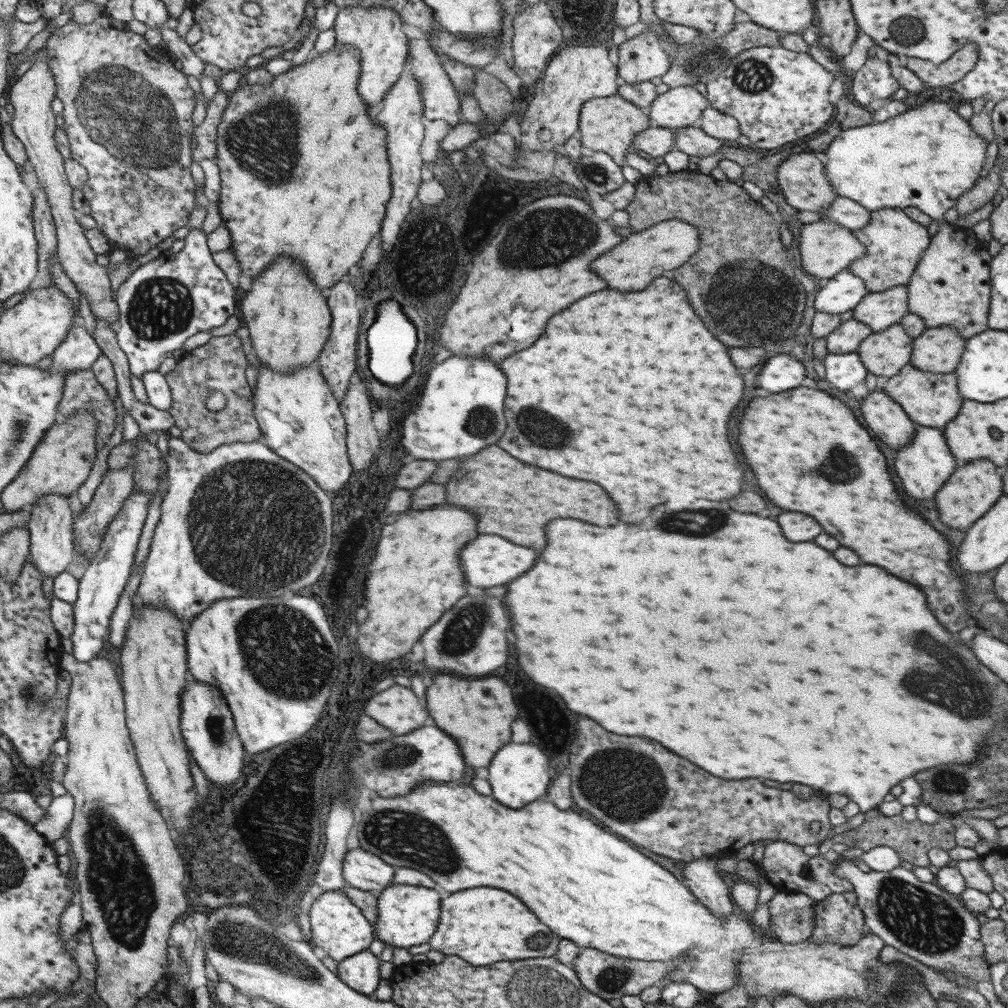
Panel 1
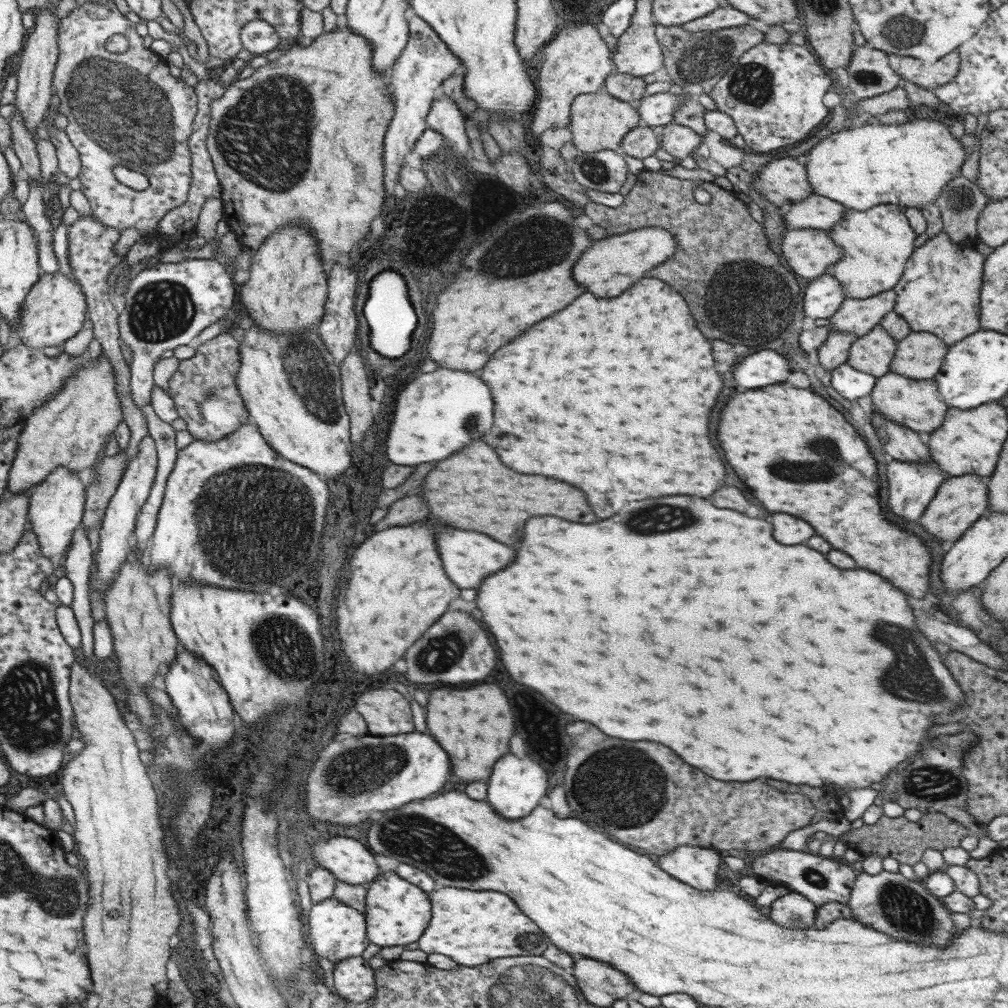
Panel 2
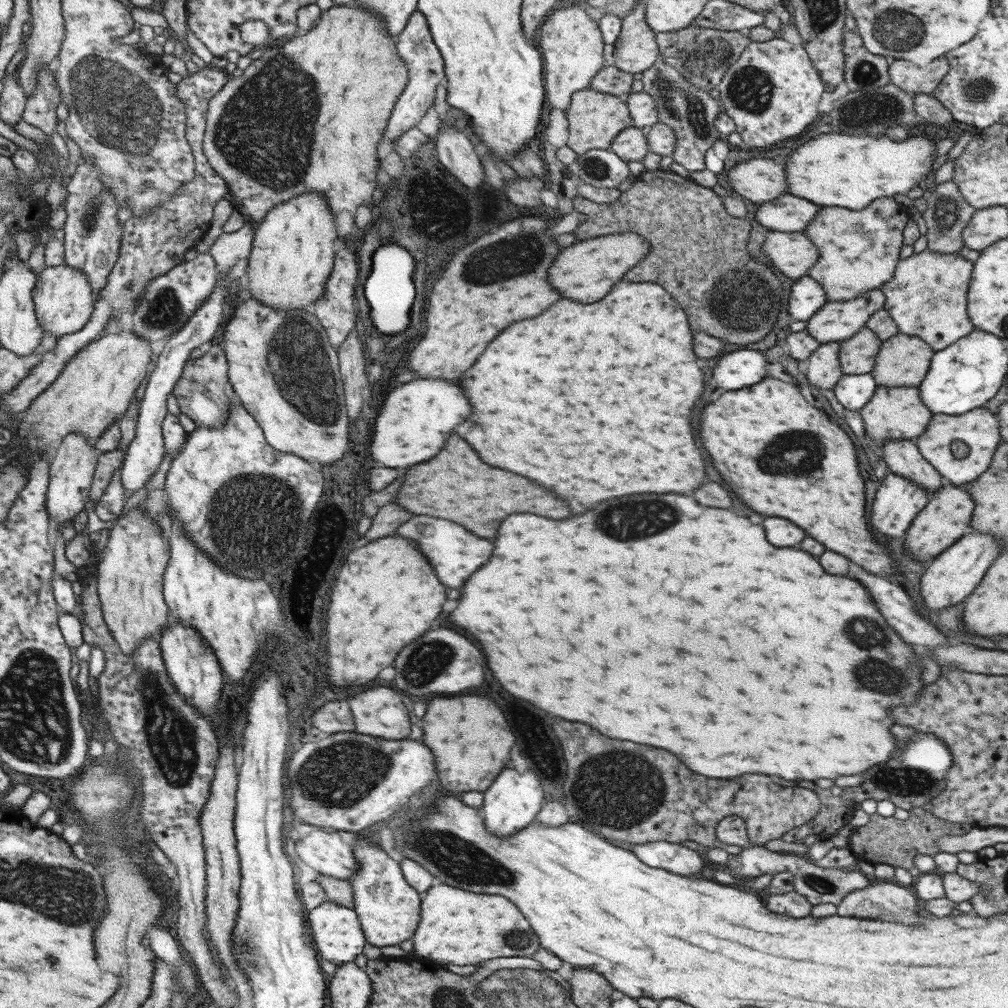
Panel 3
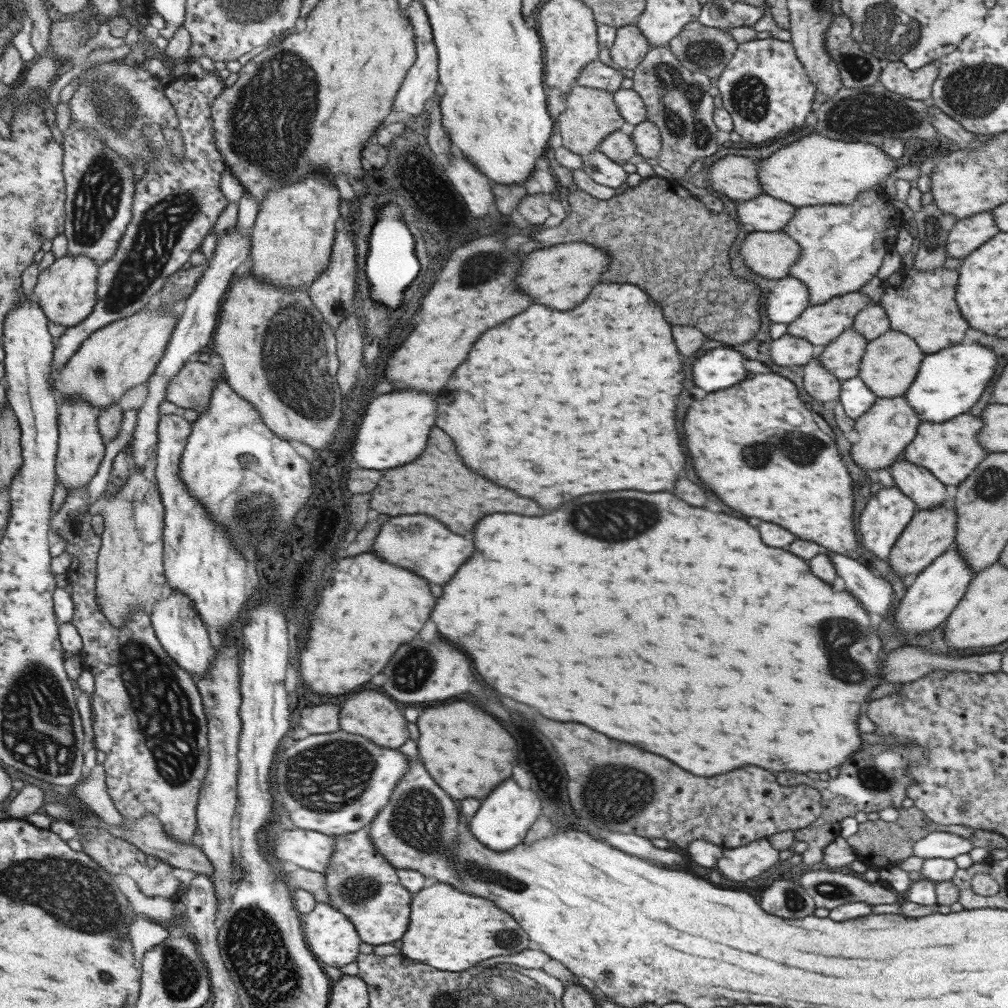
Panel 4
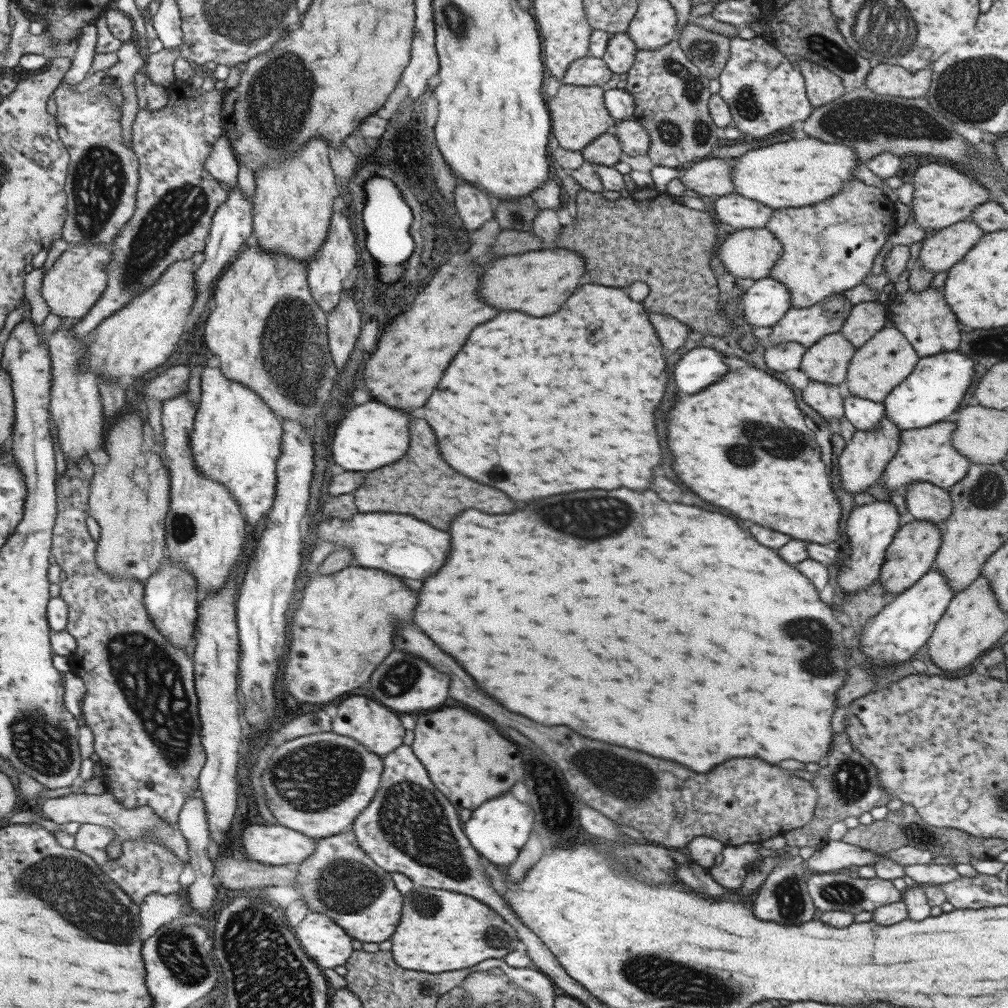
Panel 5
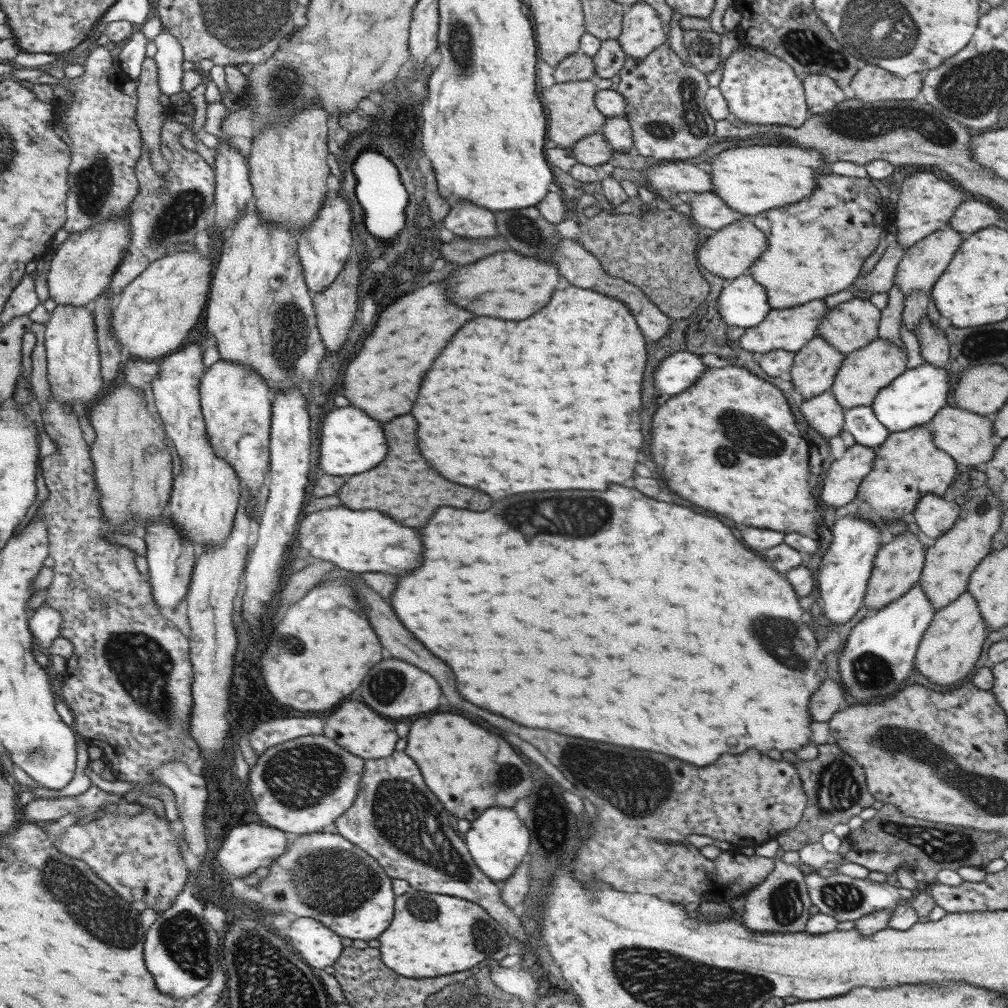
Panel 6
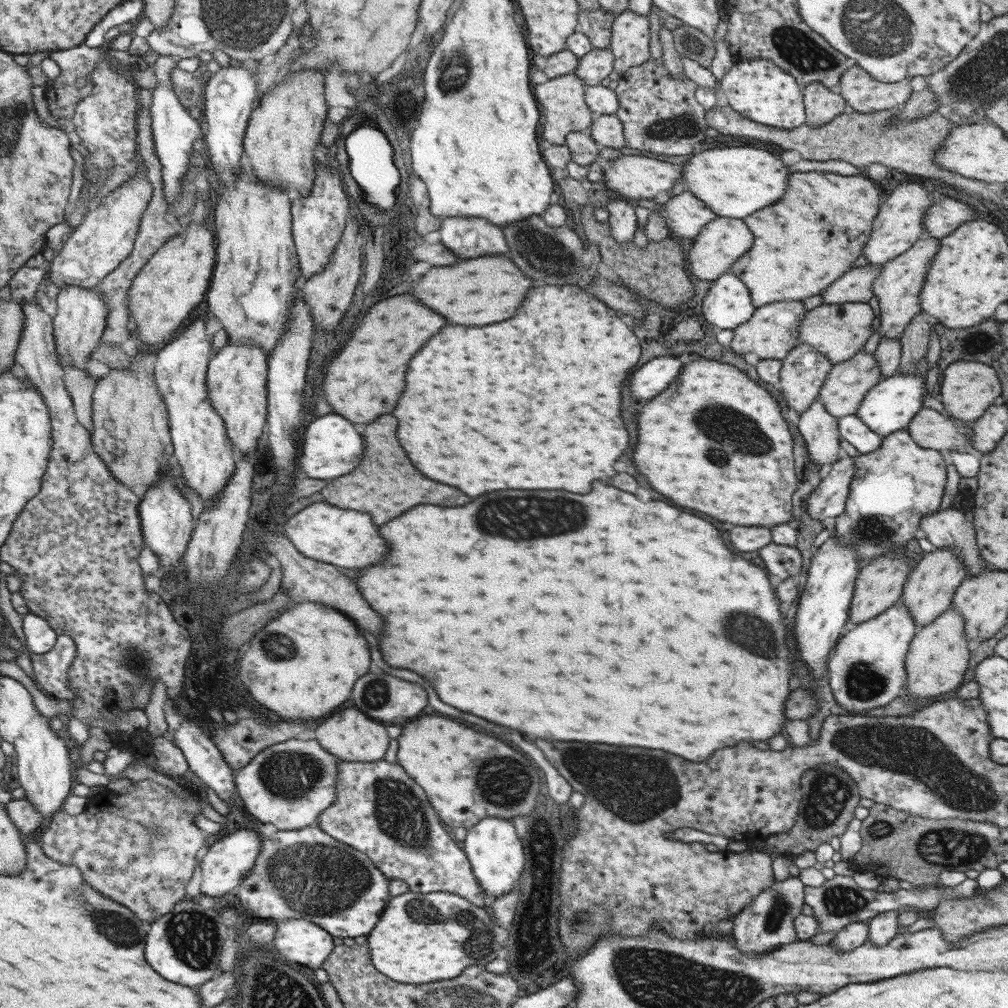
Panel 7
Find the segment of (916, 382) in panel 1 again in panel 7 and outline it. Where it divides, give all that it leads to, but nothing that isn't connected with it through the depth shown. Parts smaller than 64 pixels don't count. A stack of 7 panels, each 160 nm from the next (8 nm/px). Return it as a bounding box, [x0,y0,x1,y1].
[806,457,856,520]

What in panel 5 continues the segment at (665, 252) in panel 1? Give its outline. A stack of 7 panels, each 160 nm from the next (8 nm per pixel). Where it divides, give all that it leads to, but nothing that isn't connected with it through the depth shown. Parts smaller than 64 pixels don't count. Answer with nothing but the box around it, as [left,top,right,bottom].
[479,248,585,316]

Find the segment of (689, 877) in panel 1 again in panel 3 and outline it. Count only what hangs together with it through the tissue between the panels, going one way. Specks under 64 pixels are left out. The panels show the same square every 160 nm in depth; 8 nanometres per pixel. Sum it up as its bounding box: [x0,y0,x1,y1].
[625,841,703,877]

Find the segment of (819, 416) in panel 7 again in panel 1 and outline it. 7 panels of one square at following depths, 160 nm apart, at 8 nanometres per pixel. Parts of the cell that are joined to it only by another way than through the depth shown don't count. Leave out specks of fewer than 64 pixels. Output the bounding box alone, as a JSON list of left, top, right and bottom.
[825,317,872,353]

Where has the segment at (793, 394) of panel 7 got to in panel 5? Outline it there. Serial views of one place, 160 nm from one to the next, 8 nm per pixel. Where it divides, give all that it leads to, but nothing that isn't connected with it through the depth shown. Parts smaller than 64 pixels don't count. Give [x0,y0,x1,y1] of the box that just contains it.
[798,331,854,387]

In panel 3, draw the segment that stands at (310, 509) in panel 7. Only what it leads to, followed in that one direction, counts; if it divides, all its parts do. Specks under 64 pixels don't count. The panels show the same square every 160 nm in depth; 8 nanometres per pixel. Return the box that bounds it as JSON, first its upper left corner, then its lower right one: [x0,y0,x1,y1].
[394,516,493,588]

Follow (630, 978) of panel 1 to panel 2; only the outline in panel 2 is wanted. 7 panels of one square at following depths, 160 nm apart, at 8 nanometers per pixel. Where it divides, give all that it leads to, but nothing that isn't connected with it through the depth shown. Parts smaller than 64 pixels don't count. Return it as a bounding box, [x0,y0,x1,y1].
[570,957,636,1007]

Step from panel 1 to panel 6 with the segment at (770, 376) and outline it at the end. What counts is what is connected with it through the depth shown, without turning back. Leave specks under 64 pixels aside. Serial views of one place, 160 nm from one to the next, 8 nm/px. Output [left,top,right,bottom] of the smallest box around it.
[655,352,705,394]

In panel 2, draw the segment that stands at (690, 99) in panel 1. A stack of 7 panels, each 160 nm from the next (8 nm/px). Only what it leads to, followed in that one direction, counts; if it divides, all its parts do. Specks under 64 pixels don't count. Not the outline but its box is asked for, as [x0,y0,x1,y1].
[636,91,684,128]

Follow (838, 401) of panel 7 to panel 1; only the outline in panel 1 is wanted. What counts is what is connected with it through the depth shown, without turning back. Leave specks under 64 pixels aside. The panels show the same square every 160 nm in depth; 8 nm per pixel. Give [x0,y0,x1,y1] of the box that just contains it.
[909,327,966,373]

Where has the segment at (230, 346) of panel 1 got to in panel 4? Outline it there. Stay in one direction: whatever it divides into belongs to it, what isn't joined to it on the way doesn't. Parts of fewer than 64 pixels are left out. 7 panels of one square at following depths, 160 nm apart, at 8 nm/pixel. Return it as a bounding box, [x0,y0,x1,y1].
[165,360,224,413]

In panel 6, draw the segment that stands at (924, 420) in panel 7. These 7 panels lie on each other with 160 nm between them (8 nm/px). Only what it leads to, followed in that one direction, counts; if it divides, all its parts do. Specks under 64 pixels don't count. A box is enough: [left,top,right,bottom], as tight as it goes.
[925,407,998,468]

